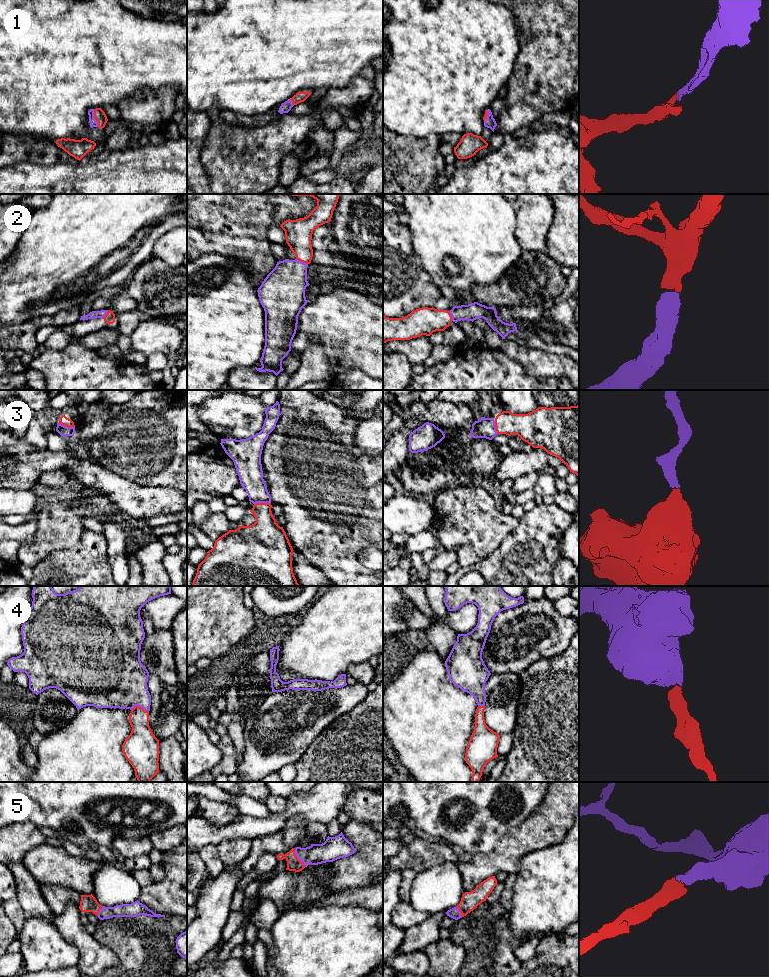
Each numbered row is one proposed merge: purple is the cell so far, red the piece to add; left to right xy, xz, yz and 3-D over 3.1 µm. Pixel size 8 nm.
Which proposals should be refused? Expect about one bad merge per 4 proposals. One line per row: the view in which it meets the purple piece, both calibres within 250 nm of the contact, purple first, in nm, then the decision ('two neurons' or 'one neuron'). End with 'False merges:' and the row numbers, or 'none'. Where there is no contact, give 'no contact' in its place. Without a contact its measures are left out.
1: contact in xy; calibres 60 and 100 nm; one neuron
2: contact in xz; calibres 340 and 220 nm; one neuron
3: contact in xy; calibres 90 and 70 nm; one neuron
4: contact in xy; calibres 420 and 190 nm; one neuron
5: contact in xz; calibres 160 and 110 nm; one neuron
False merges: none

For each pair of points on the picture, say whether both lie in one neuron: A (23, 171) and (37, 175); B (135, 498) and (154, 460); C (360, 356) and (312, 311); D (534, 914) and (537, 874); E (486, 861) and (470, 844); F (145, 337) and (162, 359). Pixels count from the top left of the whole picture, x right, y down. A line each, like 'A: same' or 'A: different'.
A: same
B: different
C: same
D: same
E: different
F: different

